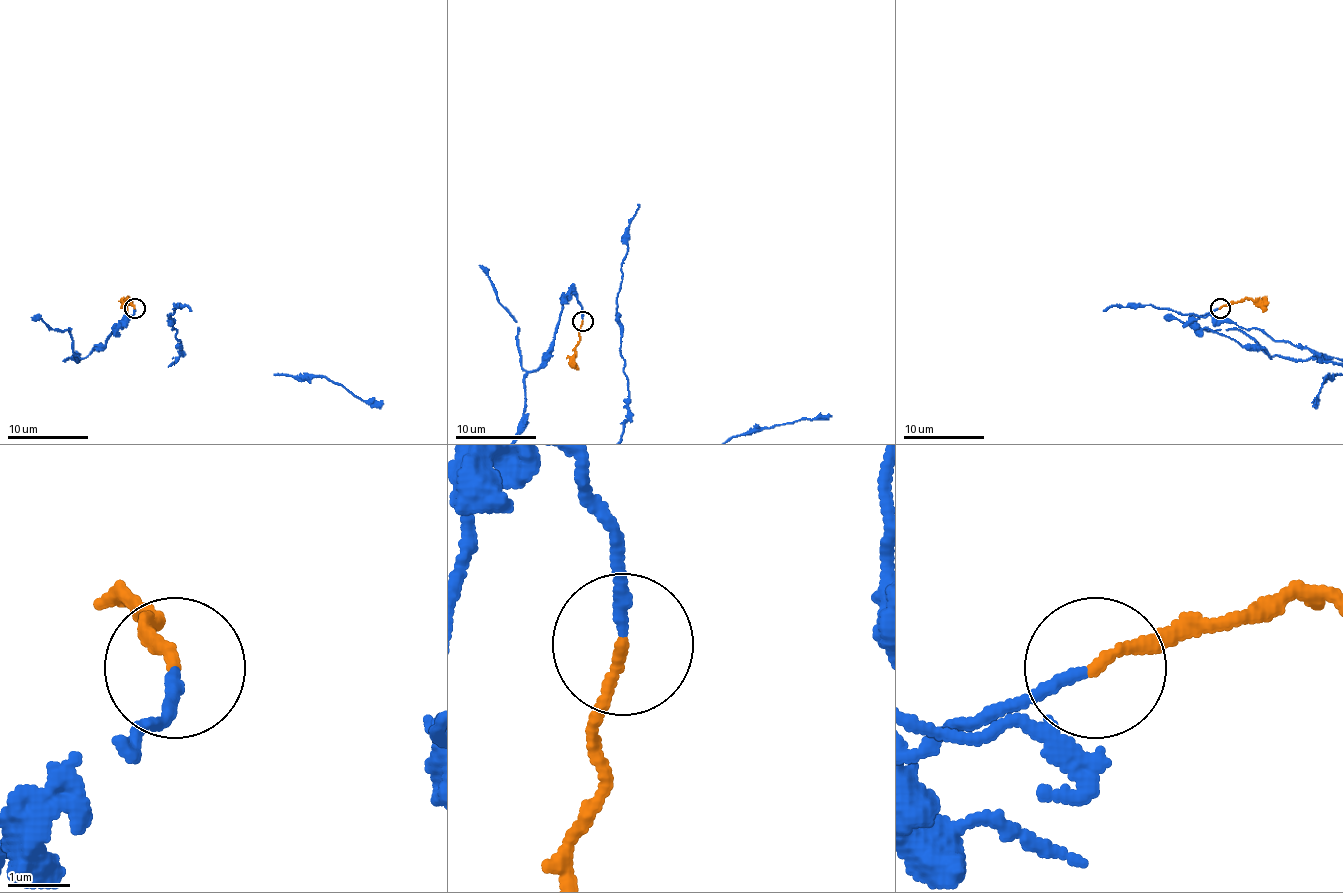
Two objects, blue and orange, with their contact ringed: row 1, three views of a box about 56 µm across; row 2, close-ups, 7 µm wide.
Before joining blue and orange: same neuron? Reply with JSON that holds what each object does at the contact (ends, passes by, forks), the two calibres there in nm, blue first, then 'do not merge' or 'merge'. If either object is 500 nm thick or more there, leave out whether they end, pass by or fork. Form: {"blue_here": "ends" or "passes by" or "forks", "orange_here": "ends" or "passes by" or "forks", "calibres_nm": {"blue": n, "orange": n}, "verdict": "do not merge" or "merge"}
{"blue_here": "ends", "orange_here": "ends", "calibres_nm": {"blue": 180, "orange": 180}, "verdict": "merge"}

